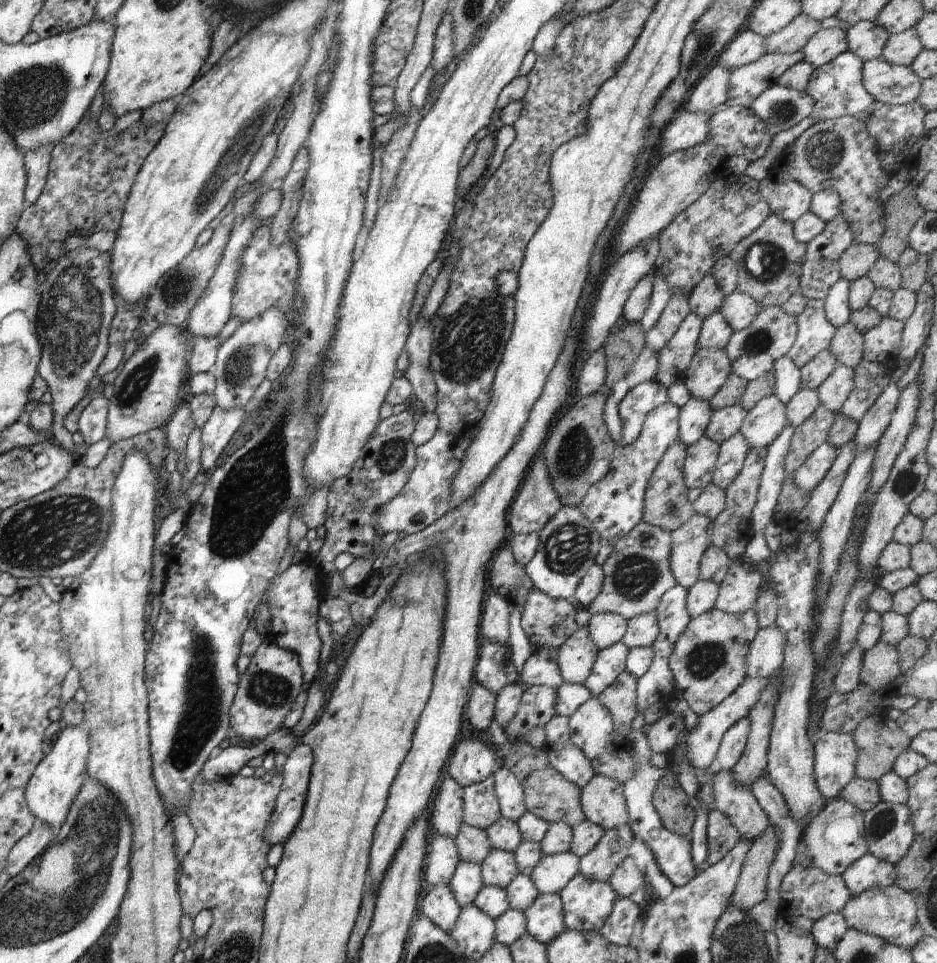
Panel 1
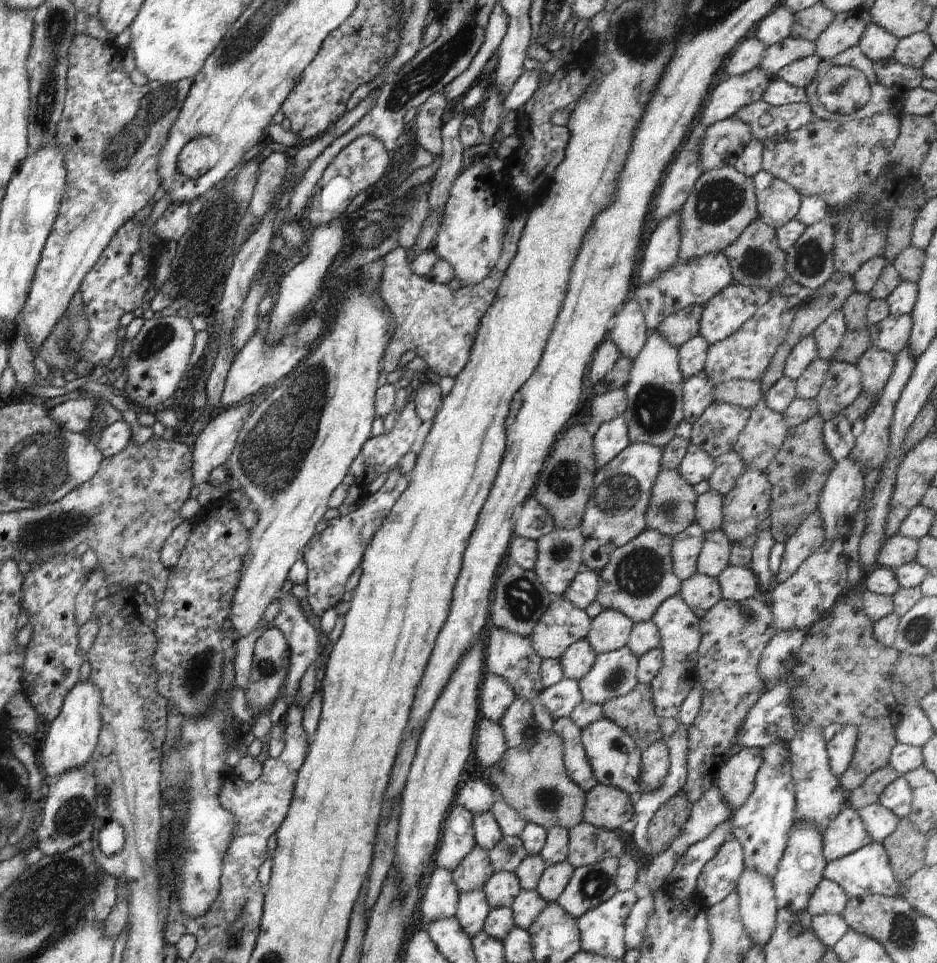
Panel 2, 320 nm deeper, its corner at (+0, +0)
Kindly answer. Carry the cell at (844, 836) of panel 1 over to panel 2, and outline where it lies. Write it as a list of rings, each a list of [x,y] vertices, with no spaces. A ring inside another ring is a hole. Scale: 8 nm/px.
[[[842,809],[823,832],[823,855],[830,862],[874,842],[856,809]]]

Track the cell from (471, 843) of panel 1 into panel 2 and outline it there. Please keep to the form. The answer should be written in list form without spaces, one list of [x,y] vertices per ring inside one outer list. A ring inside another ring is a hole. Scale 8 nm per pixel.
[[[476,845],[451,873],[459,893],[482,891],[494,873],[489,852]]]

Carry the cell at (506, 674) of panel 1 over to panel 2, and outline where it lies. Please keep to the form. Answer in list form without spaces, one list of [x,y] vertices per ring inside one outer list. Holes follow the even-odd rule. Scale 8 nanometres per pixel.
[[[485,670],[479,688],[480,717],[498,723],[504,716],[505,710],[517,698],[513,688],[503,677]]]

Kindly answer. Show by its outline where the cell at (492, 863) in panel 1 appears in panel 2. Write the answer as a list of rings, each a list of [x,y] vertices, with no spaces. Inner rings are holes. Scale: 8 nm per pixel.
[[[500,871],[490,876],[482,891],[486,895],[489,907],[495,909],[511,907],[521,889],[518,877],[514,873]]]

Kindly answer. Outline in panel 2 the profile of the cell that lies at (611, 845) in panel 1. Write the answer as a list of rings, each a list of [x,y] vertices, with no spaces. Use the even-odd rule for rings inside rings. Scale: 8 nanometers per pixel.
[[[611,858],[585,867],[576,867],[568,886],[555,903],[577,919],[611,899],[618,891],[615,885],[617,860]]]

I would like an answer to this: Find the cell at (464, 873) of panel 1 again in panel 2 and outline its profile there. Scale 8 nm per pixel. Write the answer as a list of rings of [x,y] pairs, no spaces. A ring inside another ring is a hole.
[[[483,891],[459,893],[457,905],[455,917],[460,926],[470,938],[475,937],[483,930],[486,917],[491,909],[487,903],[486,895]]]

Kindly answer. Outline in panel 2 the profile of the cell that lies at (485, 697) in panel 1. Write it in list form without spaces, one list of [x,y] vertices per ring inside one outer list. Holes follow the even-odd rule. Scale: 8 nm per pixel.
[[[480,717],[475,729],[473,747],[478,764],[491,769],[501,761],[508,749],[502,727],[498,723]]]

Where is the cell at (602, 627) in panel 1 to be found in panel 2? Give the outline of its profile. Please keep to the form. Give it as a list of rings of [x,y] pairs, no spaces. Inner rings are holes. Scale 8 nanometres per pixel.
[[[604,609],[591,620],[586,639],[597,654],[615,651],[627,646],[633,626],[633,620],[620,611]]]

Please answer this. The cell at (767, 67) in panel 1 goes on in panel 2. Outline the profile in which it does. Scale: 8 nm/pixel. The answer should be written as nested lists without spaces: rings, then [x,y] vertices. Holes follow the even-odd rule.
[[[790,36],[769,46],[759,67],[772,73],[776,78],[781,68],[814,54],[816,54],[814,42]]]

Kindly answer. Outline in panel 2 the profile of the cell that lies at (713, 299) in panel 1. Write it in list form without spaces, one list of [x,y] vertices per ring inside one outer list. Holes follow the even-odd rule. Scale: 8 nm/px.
[[[692,305],[677,313],[672,313],[662,320],[656,332],[662,335],[670,345],[679,348],[680,345],[699,334],[702,309],[702,306]]]

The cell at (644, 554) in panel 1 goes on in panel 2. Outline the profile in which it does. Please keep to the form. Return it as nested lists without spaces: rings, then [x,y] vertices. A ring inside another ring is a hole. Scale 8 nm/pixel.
[[[648,529],[635,536],[624,546],[610,554],[608,564],[599,572],[599,589],[596,602],[604,609],[614,609],[625,614],[634,623],[650,621],[656,609],[668,598],[681,592],[681,580],[674,574],[671,559],[673,537]]]

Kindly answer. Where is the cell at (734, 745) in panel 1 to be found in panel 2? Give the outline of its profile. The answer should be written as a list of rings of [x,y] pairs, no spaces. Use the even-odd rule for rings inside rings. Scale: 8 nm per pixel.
[[[741,747],[720,767],[716,786],[728,808],[743,807],[755,787],[755,776],[762,766],[761,748]]]

